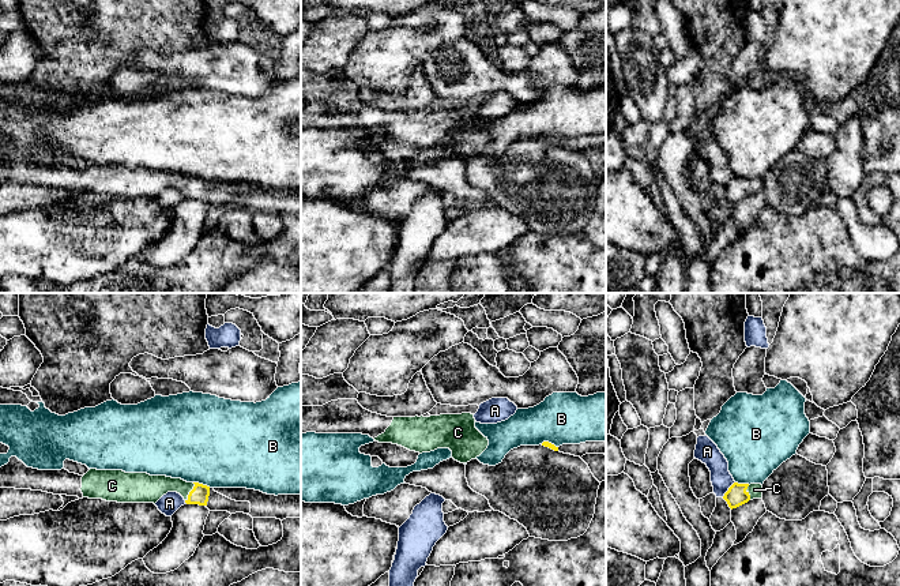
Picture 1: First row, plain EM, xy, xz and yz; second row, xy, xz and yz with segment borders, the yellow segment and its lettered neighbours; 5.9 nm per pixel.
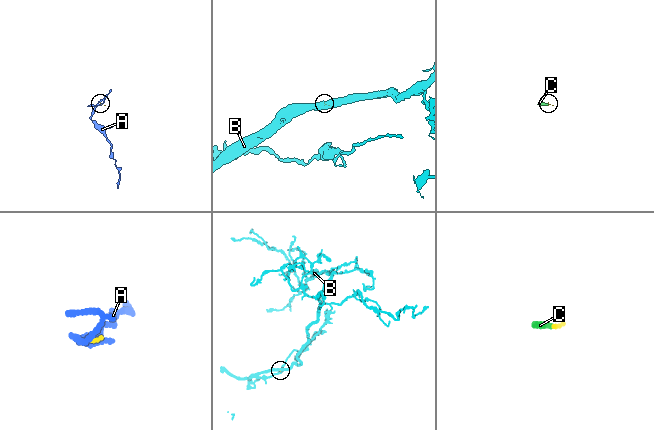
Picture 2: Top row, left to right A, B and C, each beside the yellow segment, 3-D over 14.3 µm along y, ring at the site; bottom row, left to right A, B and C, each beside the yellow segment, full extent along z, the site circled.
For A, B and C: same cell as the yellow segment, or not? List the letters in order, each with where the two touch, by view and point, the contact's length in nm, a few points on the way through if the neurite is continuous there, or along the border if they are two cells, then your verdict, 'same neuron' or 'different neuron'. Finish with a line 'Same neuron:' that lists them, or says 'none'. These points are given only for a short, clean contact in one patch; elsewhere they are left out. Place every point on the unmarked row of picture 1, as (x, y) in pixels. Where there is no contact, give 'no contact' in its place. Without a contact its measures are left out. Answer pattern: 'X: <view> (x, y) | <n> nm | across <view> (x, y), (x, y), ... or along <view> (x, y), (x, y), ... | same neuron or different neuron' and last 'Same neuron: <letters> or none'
A: yz (729, 184) | 120 nm | along yz (734, 176), (722, 191) | different neuron
B: xy (202, 179) | 110 nm | along xy (194, 176), (210, 181) | different neuron
C: xy (189, 187) | 120 nm | across xy (199, 190), (189, 187), (179, 180), (147, 183) | same neuron
Same neuron: C

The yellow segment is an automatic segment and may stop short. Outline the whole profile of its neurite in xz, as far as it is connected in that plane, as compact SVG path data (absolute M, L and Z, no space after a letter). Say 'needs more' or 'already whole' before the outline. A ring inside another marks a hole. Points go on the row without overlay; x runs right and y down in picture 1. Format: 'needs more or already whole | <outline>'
needs more | M543 136L542 140L549 142L554 146L570 149L580 153L585 149L606 149L606 136L585 136L580 139L562 139L560 142L556 142L554 139L549 136Z

